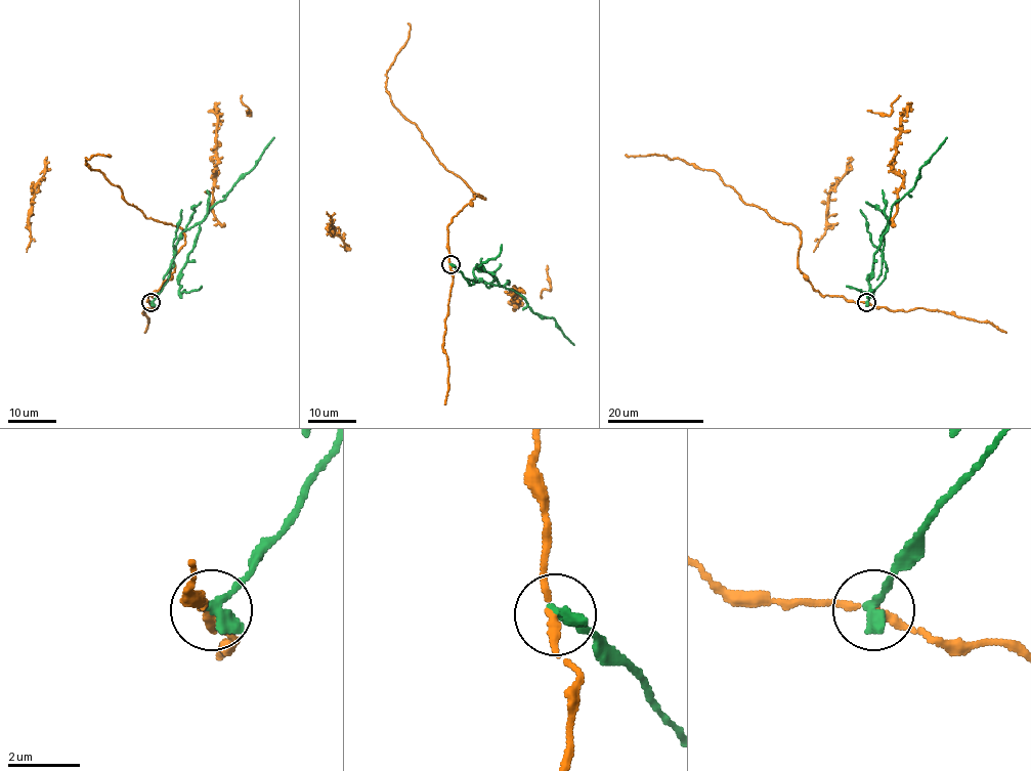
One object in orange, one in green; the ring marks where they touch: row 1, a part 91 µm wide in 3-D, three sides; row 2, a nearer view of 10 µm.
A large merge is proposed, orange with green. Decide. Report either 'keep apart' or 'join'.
keep apart

